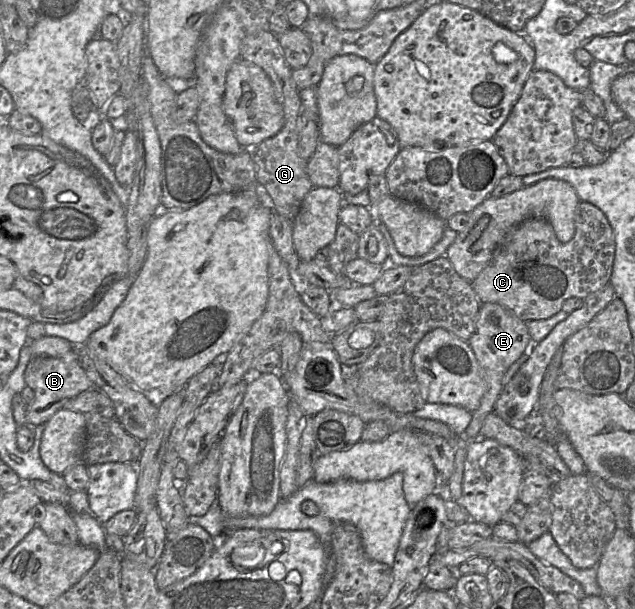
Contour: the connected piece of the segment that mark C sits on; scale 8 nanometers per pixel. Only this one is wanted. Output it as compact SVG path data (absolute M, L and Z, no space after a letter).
M581 201L575 210L574 215L575 232L573 238L567 243L561 243L553 230L551 224L544 218L530 217L513 227L508 234L505 236L503 241L495 249L490 262L486 267L478 274L475 280L471 283L473 291L481 304L483 303L496 303L502 307L511 311L515 316L524 322L548 319L558 313L562 309L562 305L565 300L571 297L578 297L580 299L585 299L589 294L594 293L599 290L607 283L609 283L614 256L615 256L615 239L613 235L612 228L604 215L604 213L591 203Z

